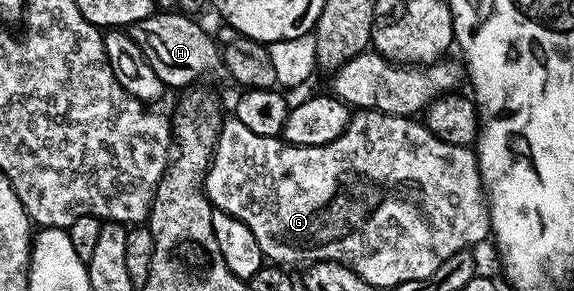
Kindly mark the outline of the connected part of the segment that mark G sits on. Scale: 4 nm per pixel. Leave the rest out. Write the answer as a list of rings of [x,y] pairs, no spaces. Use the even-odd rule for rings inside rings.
[[[360,110],[349,119],[348,129],[342,133],[334,142],[323,144],[322,146],[310,146],[309,148],[300,148],[296,144],[285,144],[283,139],[274,136],[259,136],[254,134],[254,130],[246,130],[246,126],[242,126],[242,122],[238,122],[235,116],[228,117],[228,120],[219,125],[216,137],[216,145],[213,150],[211,161],[208,165],[207,175],[203,179],[204,193],[212,204],[213,209],[218,212],[230,214],[234,219],[240,221],[250,228],[250,234],[254,236],[259,250],[263,252],[265,259],[271,263],[282,266],[282,258],[290,256],[286,252],[294,252],[298,250],[300,254],[308,252],[316,252],[324,246],[330,246],[334,242],[342,240],[342,234],[346,232],[348,240],[350,240],[350,230],[354,230],[358,224],[362,222],[370,222],[372,216],[386,204],[400,204],[410,208],[414,214],[418,214],[418,218],[402,218],[402,224],[406,228],[412,228],[414,232],[420,228],[416,228],[416,224],[426,224],[428,228],[432,228],[434,232],[438,232],[436,236],[440,236],[442,244],[438,244],[436,252],[438,258],[450,258],[452,255],[471,249],[473,245],[480,241],[487,241],[490,236],[490,217],[488,215],[488,205],[486,203],[486,189],[483,180],[480,179],[480,165],[476,162],[476,153],[471,147],[463,144],[451,144],[450,142],[441,142],[434,134],[430,134],[430,130],[425,128],[419,119],[409,118],[407,116],[391,116],[385,112],[374,112],[371,110]]]

